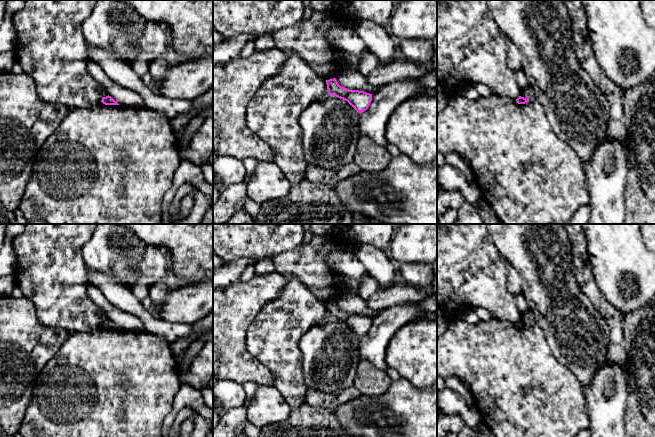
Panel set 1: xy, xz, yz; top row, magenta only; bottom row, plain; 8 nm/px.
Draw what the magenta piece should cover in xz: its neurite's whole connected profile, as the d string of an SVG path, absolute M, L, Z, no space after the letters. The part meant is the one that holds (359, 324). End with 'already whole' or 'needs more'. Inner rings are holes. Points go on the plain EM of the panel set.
M336 302L326 304L326 308L329 319L347 325L359 337L367 334L372 325L372 318L344 312L338 308Z; already whole

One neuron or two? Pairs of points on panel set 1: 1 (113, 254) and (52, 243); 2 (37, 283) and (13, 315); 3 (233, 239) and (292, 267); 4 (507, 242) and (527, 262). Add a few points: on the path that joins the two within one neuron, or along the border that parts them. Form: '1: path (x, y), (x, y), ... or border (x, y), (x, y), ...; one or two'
1: border (92, 234), (81, 250), (82, 259), (86, 267); two
2: border (24, 296), (31, 301), (38, 318); two
3: border (293, 249), (271, 256); two
4: path (512, 247), (522, 257); one

